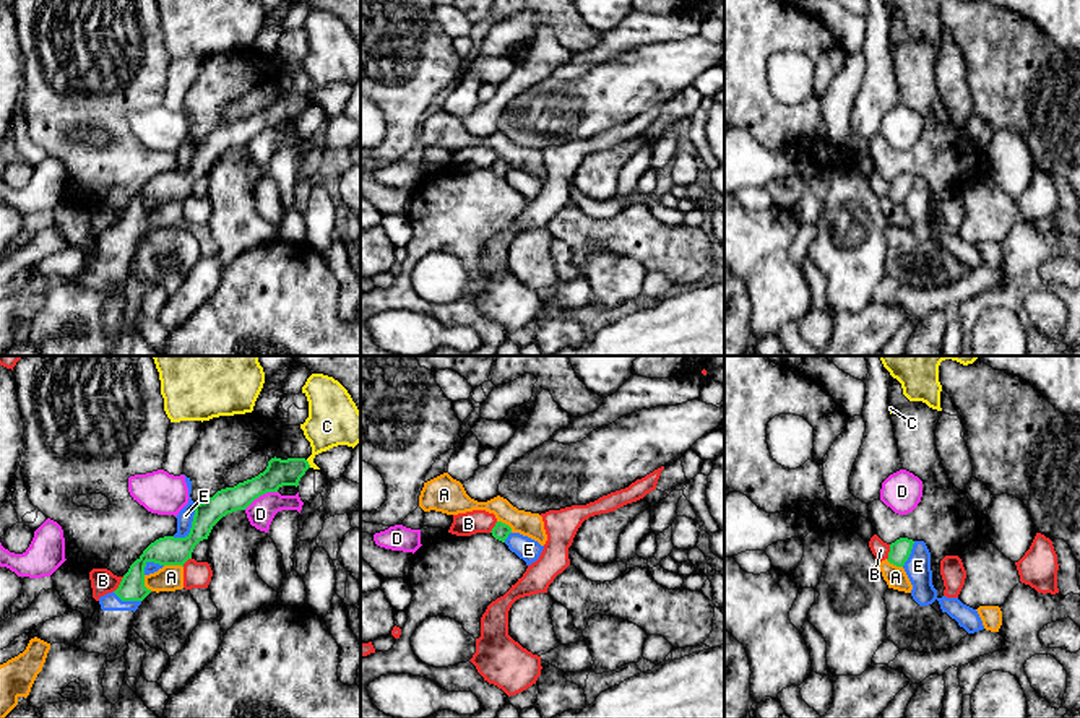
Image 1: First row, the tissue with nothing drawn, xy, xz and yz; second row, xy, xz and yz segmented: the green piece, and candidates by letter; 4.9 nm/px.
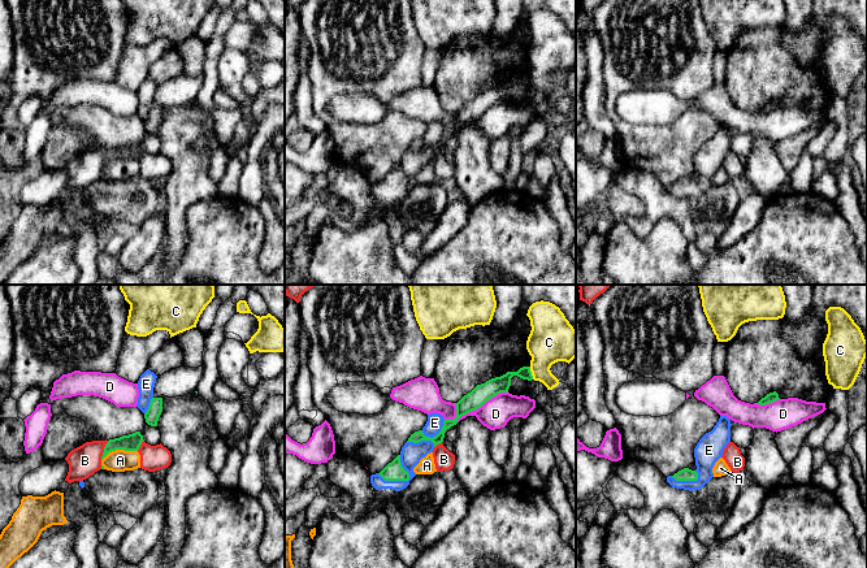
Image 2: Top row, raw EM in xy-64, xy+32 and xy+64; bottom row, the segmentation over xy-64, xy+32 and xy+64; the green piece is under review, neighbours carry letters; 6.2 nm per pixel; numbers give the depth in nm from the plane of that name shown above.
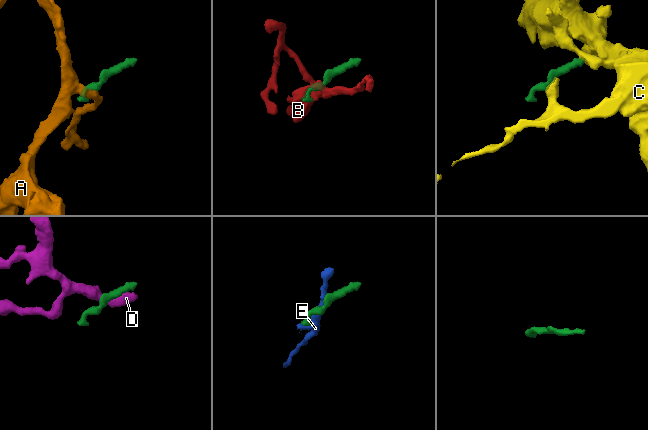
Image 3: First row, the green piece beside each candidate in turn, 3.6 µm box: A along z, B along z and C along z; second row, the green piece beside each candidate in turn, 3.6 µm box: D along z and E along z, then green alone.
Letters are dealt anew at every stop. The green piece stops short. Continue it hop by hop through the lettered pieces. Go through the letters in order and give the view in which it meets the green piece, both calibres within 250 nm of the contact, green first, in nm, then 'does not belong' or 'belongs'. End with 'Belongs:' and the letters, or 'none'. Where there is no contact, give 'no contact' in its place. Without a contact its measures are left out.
A: contact in xy; calibres 140 and 130 nm; does not belong
B: contact in xy; calibres 130 and 120 nm; does not belong
C: contact in xy; calibres 140 and 240 nm; does not belong
D: contact in xy; calibres 140 and 140 nm; does not belong
E: contact in xy; calibres 140 and 80 nm; belongs
Belongs: E

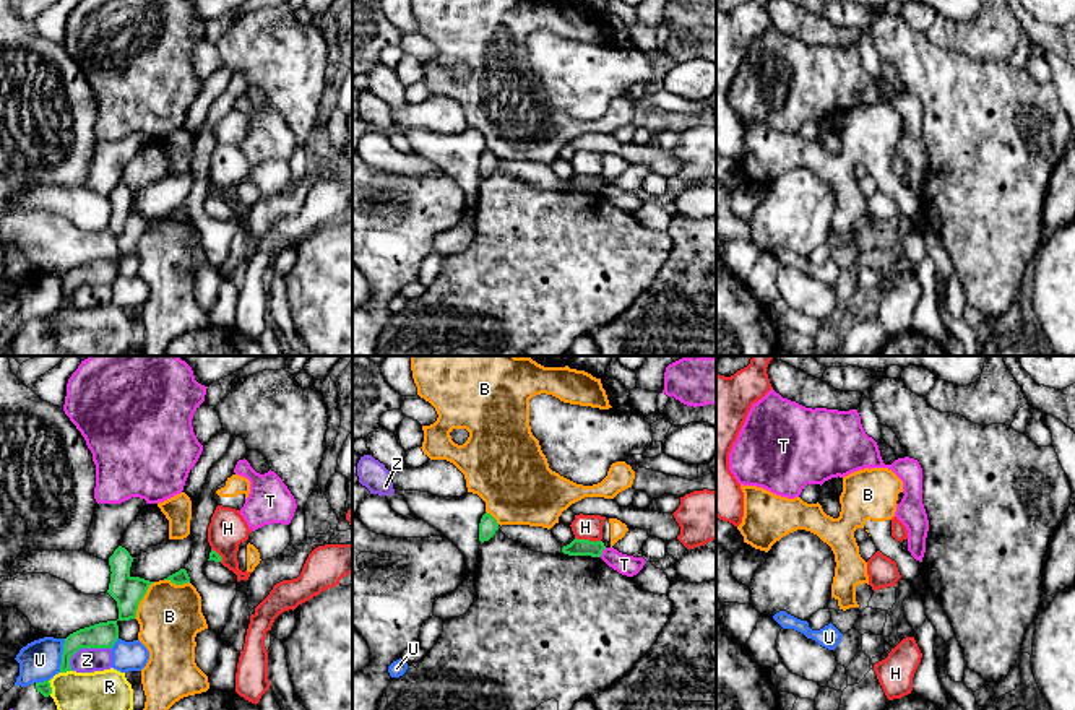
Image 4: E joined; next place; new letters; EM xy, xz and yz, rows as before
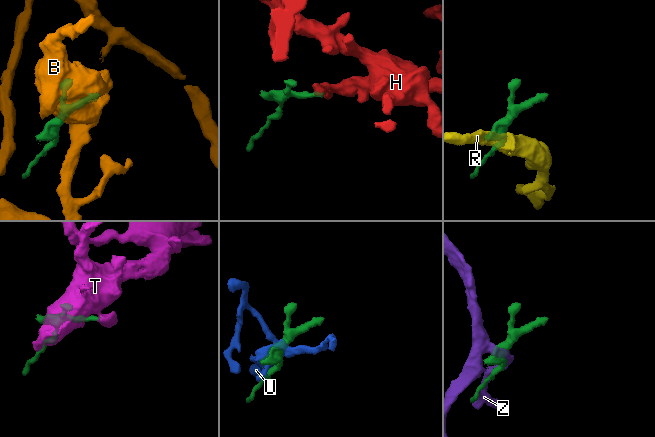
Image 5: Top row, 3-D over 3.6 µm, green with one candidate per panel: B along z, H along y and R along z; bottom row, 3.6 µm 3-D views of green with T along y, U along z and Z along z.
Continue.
B: contact in xy; calibres 150 and 320 nm; does not belong
H: contact in xz; calibres 80 and 130 nm; does not belong
R: contact in xy; calibres 70 and 300 nm; does not belong
T: contact in xz; calibres 80 and 100 nm; does not belong
U: contact in xy; calibres 130 and 200 nm; does not belong
Z: contact in xy; calibres 130 and 130 nm; does not belong
Belongs: none

